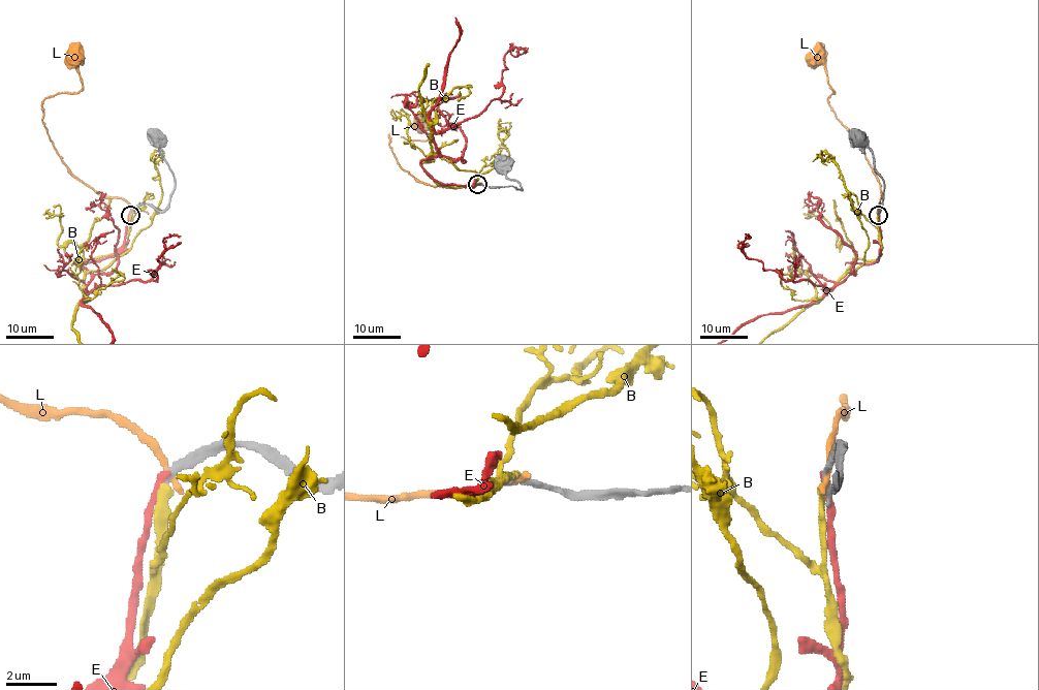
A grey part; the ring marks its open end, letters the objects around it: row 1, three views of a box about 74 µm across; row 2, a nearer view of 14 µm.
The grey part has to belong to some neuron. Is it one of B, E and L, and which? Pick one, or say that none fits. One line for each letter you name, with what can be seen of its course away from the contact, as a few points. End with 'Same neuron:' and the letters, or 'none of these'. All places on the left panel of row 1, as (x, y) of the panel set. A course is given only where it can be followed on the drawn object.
Same neuron: none of these

